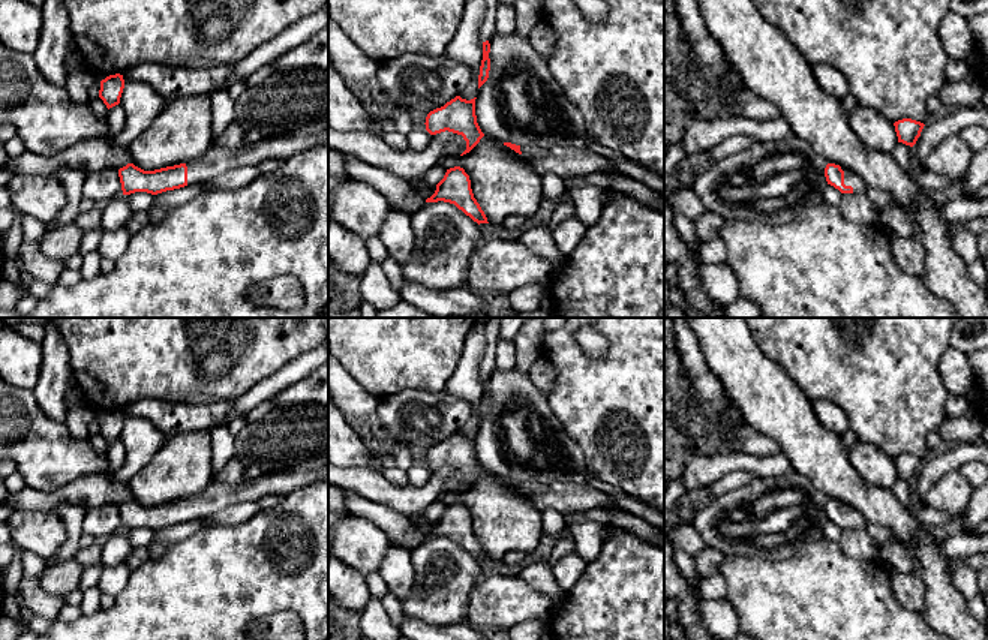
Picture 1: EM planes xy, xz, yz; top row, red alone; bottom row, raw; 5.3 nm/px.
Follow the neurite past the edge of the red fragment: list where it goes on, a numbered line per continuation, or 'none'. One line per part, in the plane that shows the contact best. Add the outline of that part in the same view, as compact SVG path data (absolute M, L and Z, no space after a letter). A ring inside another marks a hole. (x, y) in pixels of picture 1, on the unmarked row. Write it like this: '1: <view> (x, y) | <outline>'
1: yz (850, 514) | M841 502L841 505L844 507L844 520L852 522L853 529L865 529L867 528L867 522L858 510L853 510L849 504L844 504L844 502Z

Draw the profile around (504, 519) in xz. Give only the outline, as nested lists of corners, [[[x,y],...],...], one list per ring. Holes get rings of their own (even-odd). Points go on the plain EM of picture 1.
[[[484,471],[469,489],[445,492],[436,501],[465,505],[490,561],[502,561],[508,553],[529,555],[540,546],[543,511],[498,474]]]

